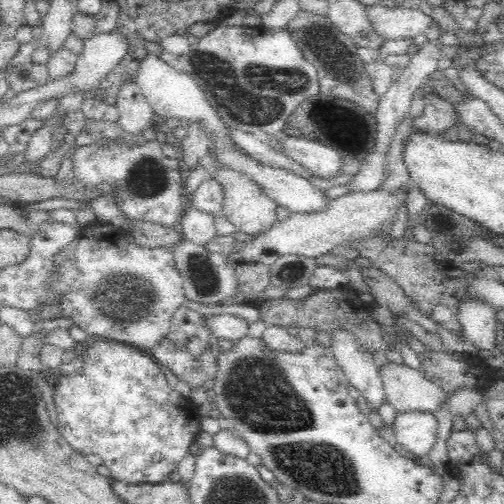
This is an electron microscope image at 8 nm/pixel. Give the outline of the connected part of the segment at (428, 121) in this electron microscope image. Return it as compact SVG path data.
M439 95L428 96L424 102L423 111L412 120L412 128L420 132L435 133L446 132L454 124L461 122L454 104L442 99Z

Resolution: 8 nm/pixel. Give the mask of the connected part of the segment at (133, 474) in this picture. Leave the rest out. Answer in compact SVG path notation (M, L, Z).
M98 338L90 341L82 369L78 373L62 375L53 390L58 416L55 425L60 436L76 452L98 454L114 481L132 484L167 482L182 458L189 454L188 449L201 430L199 405L178 396L160 368L161 365L148 352L126 343Z

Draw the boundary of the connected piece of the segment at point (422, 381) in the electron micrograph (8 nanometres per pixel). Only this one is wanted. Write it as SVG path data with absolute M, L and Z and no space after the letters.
M388 361L379 368L379 372L387 402L397 414L436 414L449 400L450 396L440 385L408 365Z

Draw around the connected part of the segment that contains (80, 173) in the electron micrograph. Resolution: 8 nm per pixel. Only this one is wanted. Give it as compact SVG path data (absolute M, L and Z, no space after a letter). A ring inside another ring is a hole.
M162 138L146 141L146 144L126 148L115 142L100 147L97 142L77 146L72 153L72 170L69 179L79 182L82 195L88 188L99 186L101 192L93 191L91 199L114 195L118 208L135 222L153 222L170 230L179 230L179 225L189 205L185 194L184 180L178 160L164 155Z

